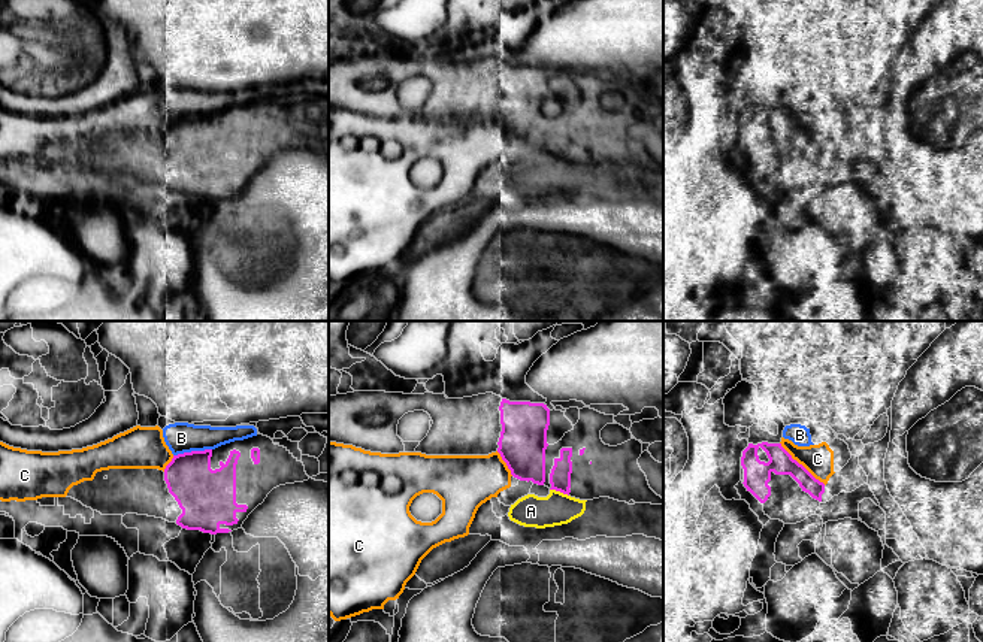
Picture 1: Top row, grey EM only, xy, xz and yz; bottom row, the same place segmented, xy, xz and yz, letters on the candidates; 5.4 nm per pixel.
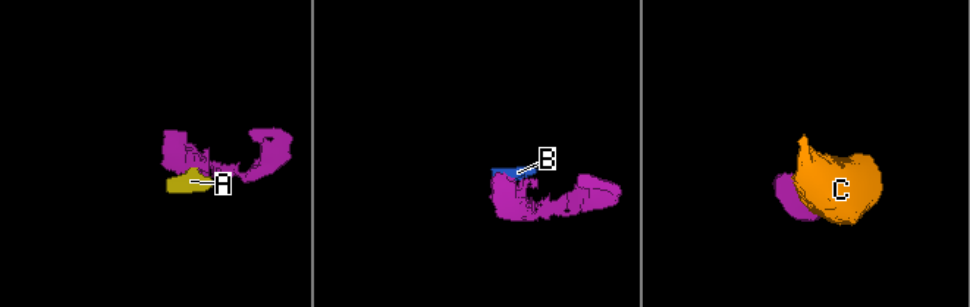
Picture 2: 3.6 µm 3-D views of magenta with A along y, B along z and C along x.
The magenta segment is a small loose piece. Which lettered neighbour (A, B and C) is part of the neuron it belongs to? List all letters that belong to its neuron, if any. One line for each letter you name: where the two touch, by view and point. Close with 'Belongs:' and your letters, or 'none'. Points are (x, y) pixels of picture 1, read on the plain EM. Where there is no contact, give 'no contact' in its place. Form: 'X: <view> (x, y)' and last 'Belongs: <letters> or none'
Belongs: none

